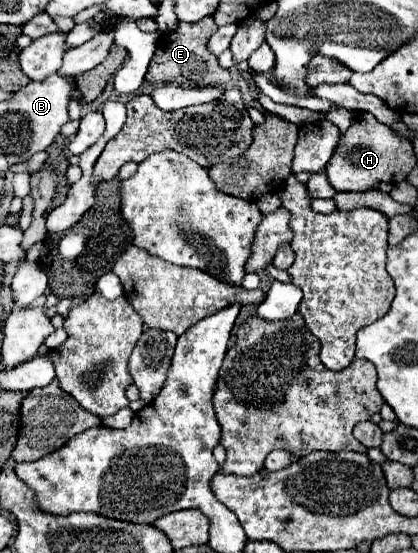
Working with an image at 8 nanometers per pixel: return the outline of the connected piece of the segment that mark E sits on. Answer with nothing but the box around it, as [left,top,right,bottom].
[145,16,229,86]

